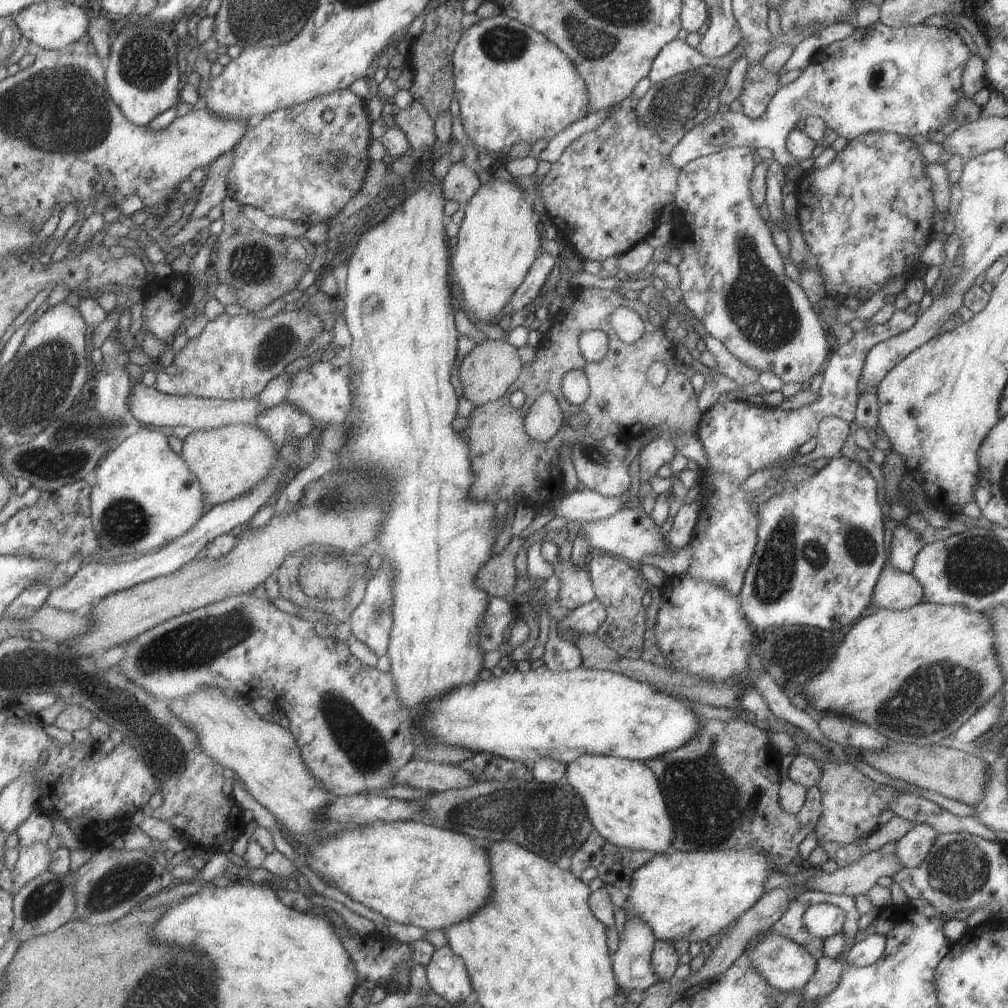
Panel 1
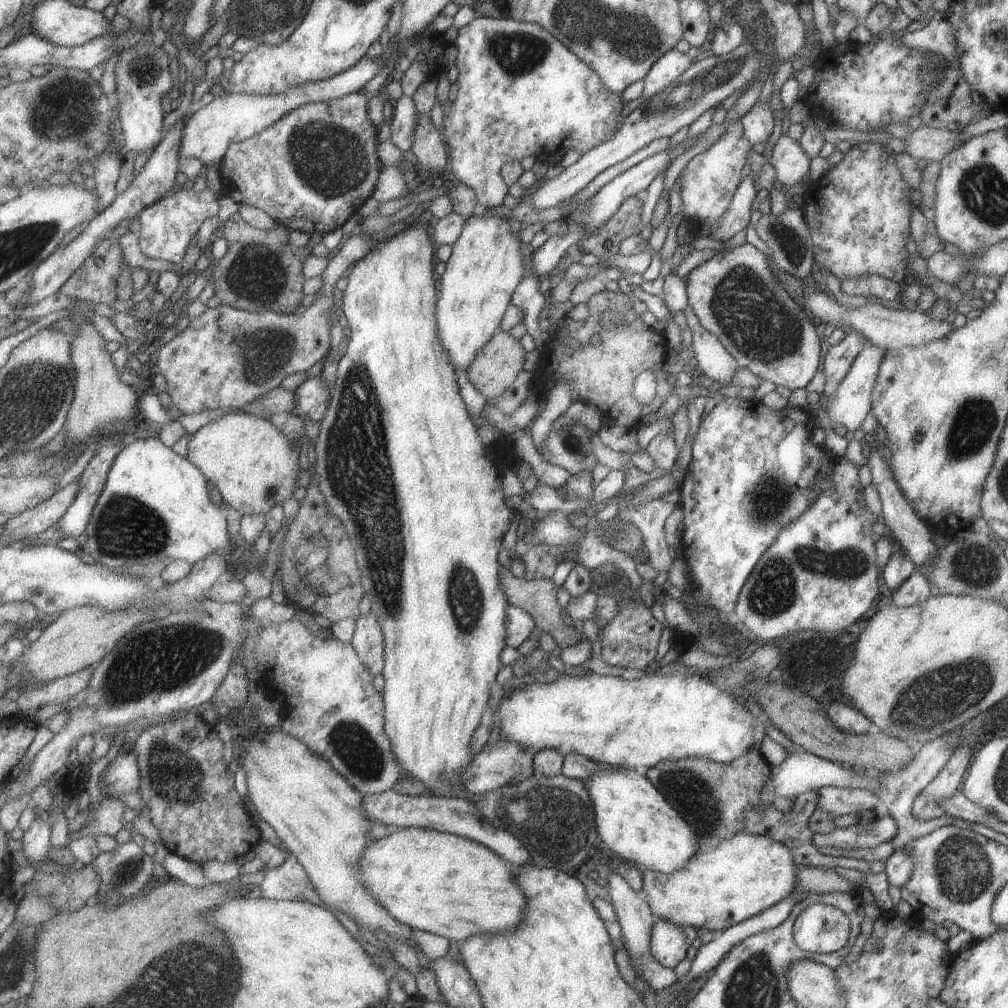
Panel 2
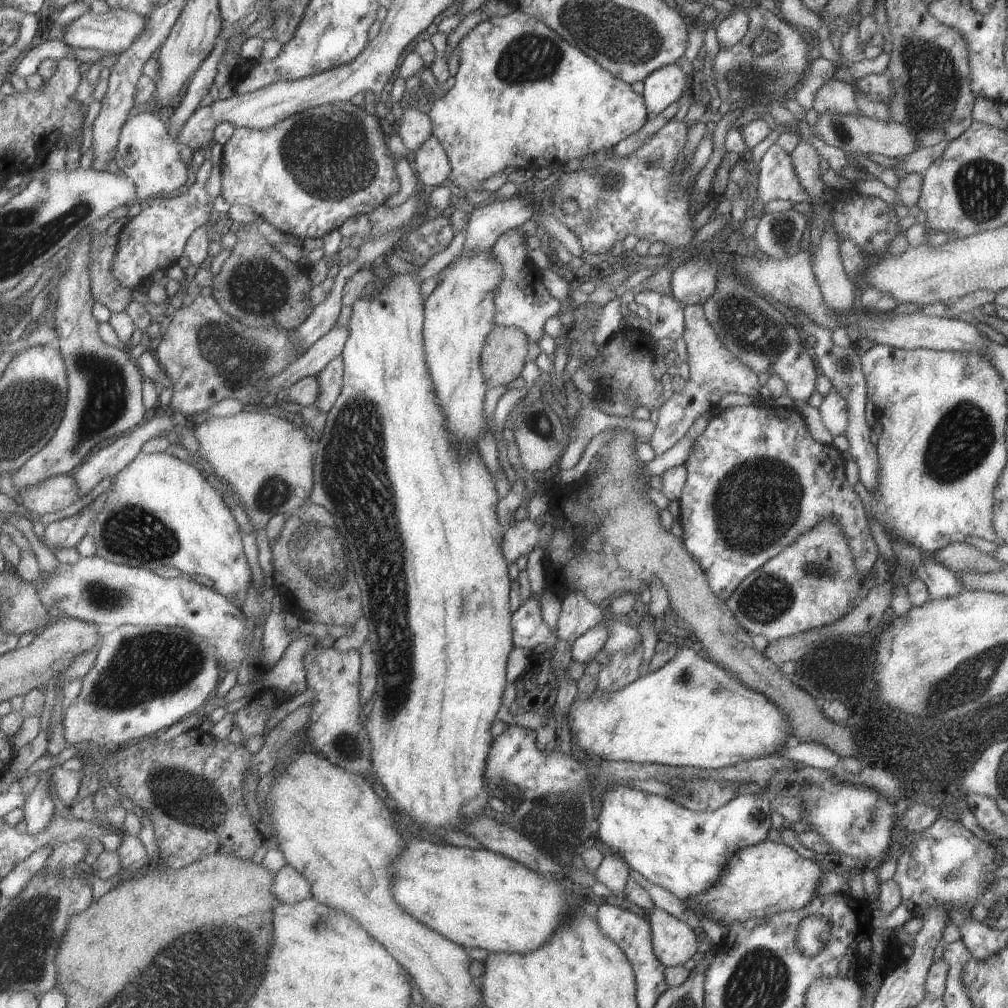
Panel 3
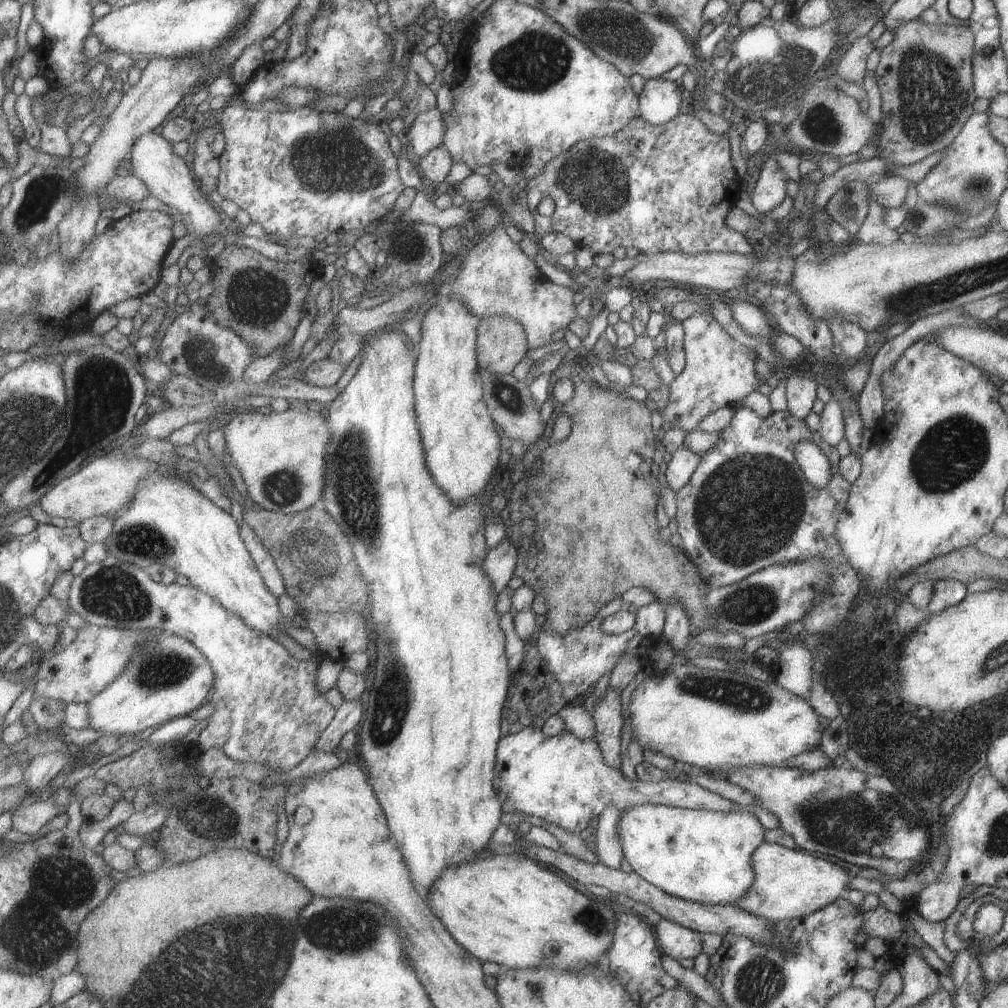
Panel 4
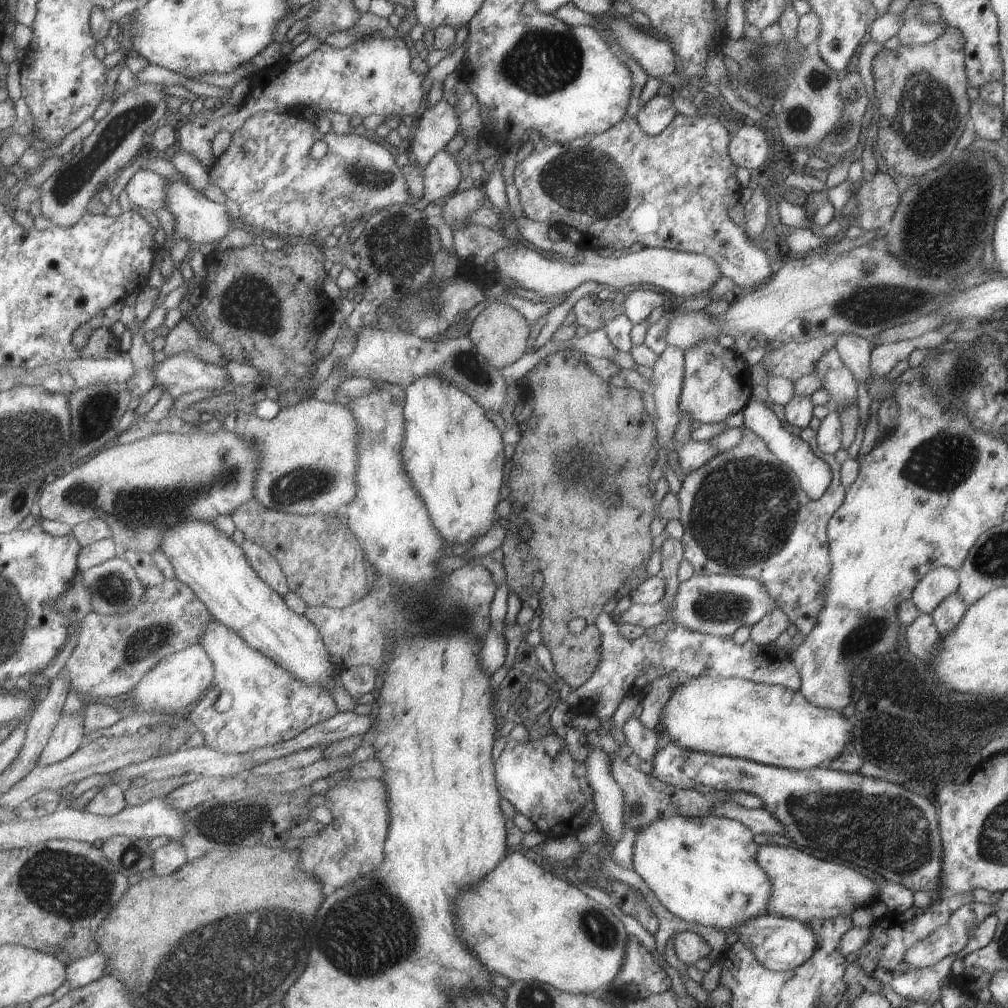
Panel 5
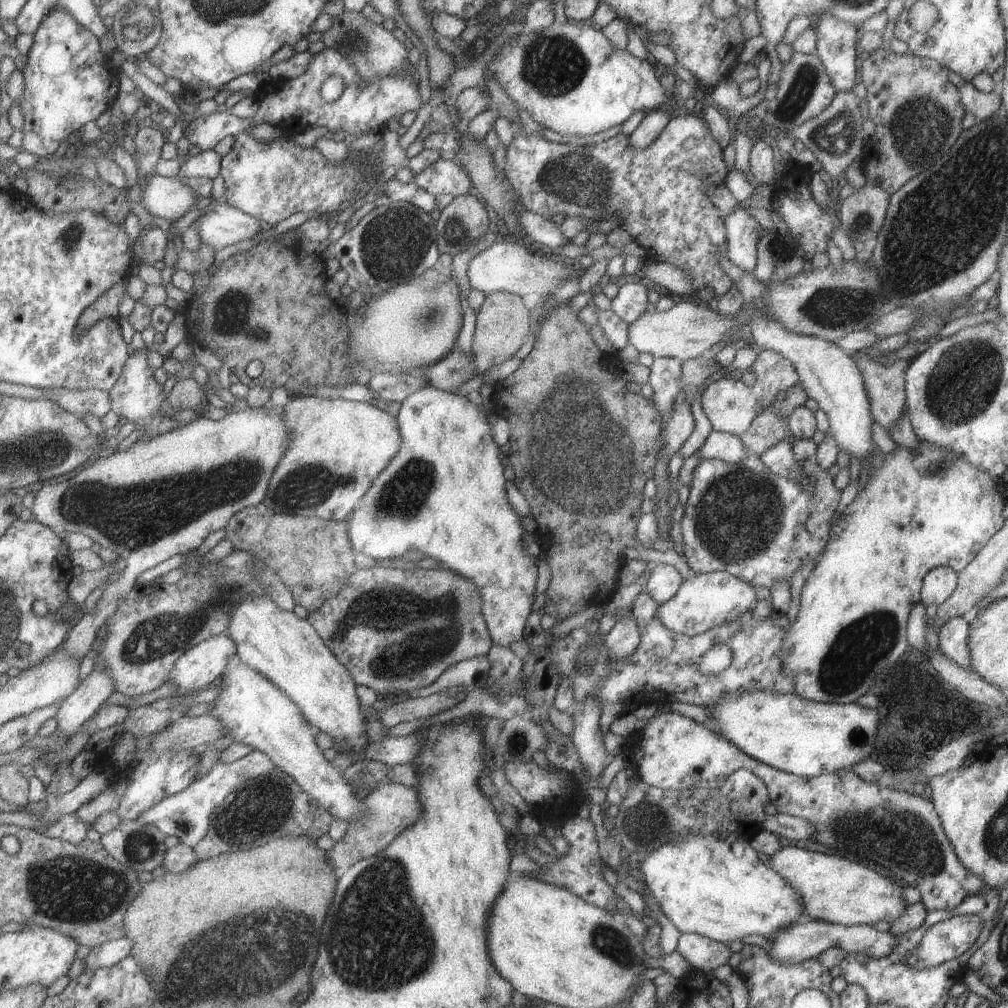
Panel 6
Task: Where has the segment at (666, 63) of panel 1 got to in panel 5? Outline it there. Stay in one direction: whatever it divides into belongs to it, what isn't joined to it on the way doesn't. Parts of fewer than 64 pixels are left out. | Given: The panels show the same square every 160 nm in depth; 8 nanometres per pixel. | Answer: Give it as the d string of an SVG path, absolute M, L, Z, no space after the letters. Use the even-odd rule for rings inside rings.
M655 94L651 100L639 108L636 122L643 134L655 136L673 120L676 110L673 108L671 97Z

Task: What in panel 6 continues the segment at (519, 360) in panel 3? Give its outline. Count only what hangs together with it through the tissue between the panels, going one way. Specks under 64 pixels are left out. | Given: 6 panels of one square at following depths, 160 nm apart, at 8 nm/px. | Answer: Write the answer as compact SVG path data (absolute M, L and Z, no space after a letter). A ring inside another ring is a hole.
M502 291L484 296L484 302L475 316L475 333L471 344L477 373L481 374L491 366L510 359L531 332L533 322L521 299L518 295Z

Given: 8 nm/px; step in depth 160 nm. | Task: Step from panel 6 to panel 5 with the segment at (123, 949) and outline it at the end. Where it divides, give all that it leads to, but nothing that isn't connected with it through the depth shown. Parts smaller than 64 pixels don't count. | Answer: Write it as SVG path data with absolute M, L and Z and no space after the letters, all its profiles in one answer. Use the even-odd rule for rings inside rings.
M100 951L73 962L68 966L70 989L87 986L91 982L100 980L107 970L107 962L109 962L109 956Z

